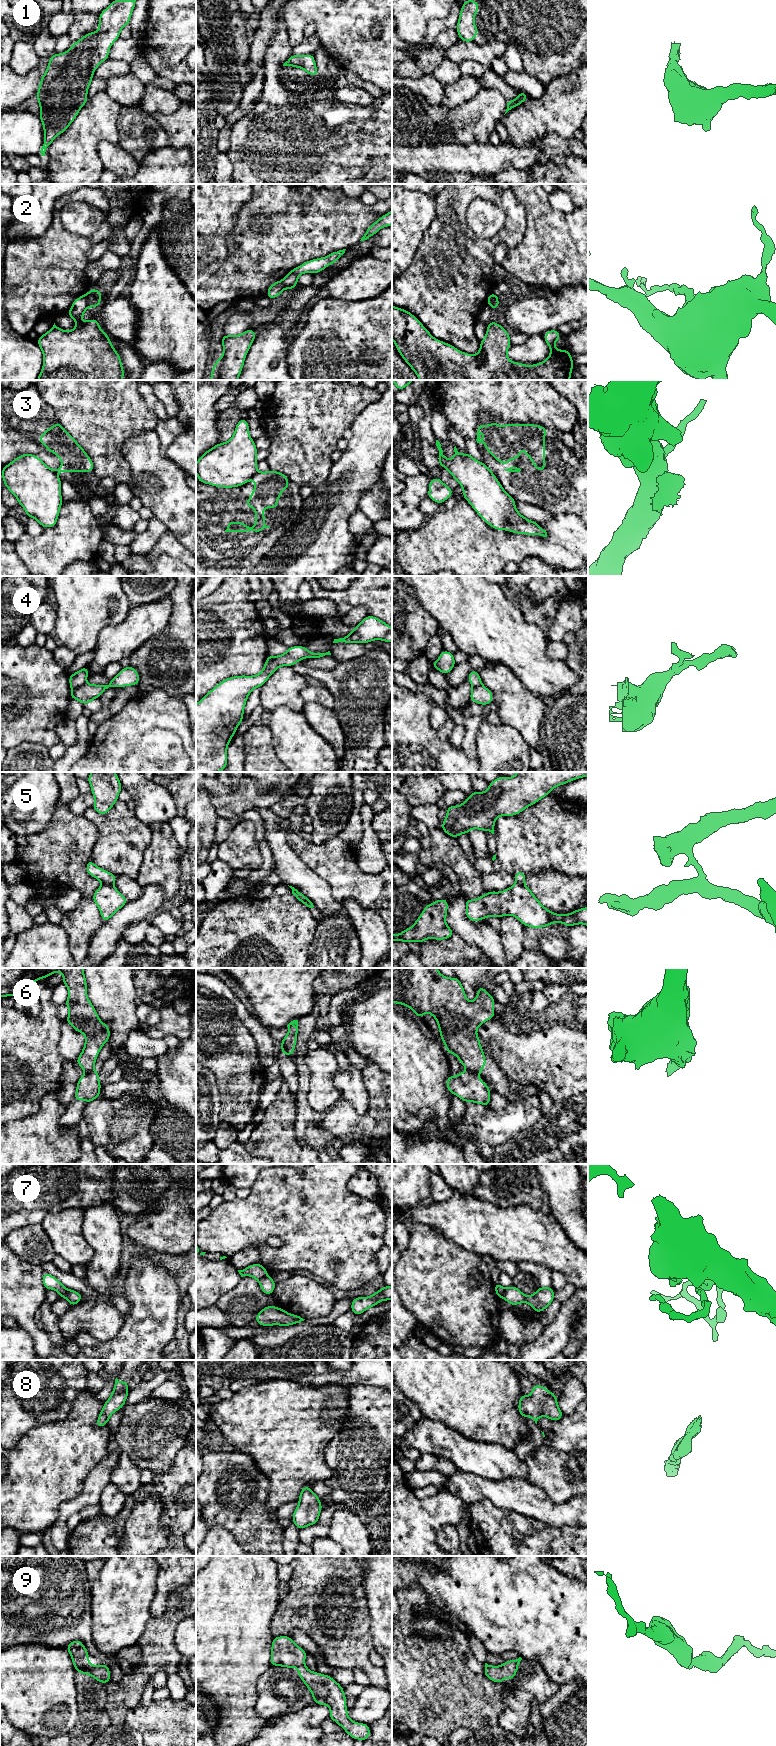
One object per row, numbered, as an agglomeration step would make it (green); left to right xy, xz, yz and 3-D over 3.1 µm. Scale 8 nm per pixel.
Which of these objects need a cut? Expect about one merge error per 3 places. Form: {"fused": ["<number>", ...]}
{"fused": ["2", "3", "4", "5", "6", "7"]}

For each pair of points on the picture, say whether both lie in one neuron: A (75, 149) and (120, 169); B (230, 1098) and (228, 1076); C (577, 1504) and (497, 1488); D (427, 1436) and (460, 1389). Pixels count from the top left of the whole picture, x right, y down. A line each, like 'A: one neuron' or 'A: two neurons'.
A: two neurons
B: one neuron
C: one neuron
D: two neurons

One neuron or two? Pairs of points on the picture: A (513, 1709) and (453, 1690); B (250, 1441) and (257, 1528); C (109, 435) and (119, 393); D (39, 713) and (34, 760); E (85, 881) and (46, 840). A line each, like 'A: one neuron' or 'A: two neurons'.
A: two neurons
B: two neurons
C: one neuron
D: two neurons
E: one neuron

